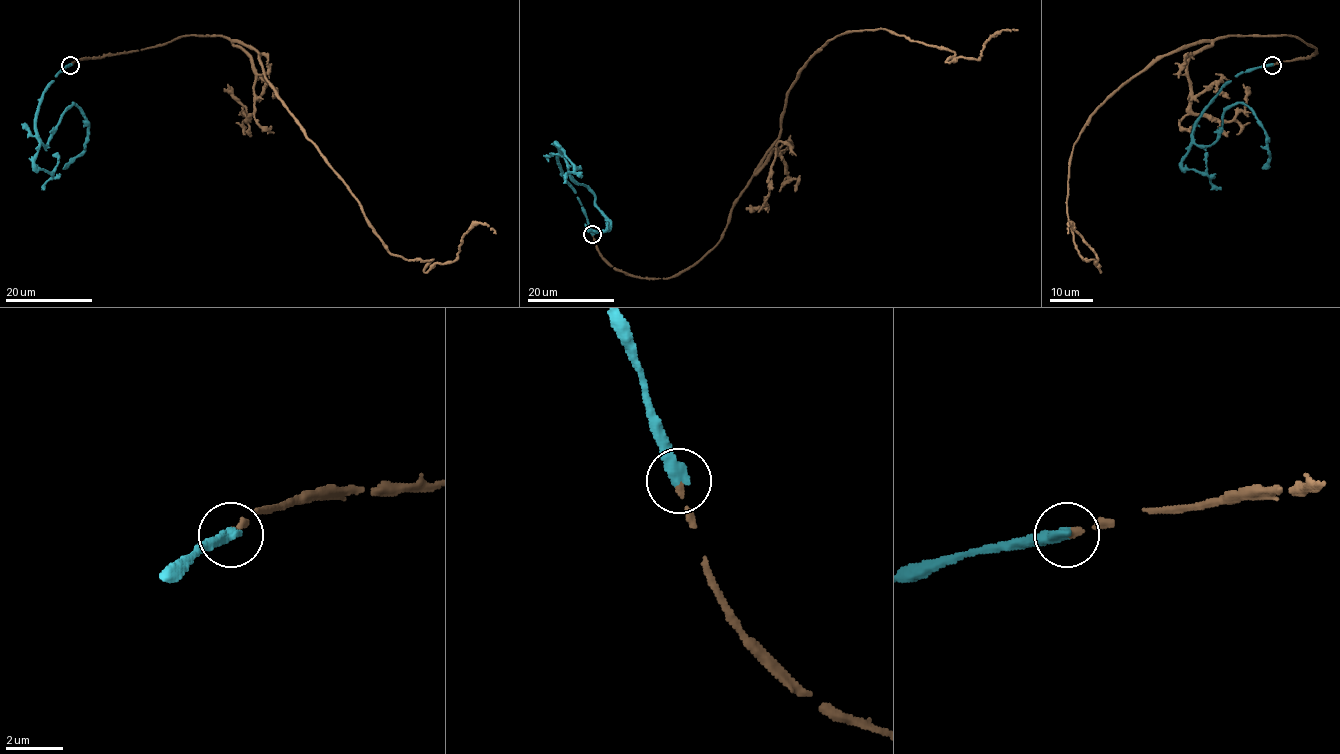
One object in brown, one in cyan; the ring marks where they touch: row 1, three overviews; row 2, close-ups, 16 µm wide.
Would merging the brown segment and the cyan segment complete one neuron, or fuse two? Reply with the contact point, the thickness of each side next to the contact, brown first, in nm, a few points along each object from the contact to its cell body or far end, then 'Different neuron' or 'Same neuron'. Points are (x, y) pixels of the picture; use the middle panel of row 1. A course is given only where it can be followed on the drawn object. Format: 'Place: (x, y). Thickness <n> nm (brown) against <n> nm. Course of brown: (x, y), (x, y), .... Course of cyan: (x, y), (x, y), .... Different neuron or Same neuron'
Place: (592, 234). Thickness 200 nm (brown) against 440 nm. Course of brown: (592, 234), (614, 268), (678, 275), (720, 239), (826, 42), (886, 29), (952, 62), (1017, 29). Course of cyan: (592, 234), (562, 174), (559, 154), (571, 179), (594, 195), (609, 228), (592, 231), (584, 224). Same neuron

